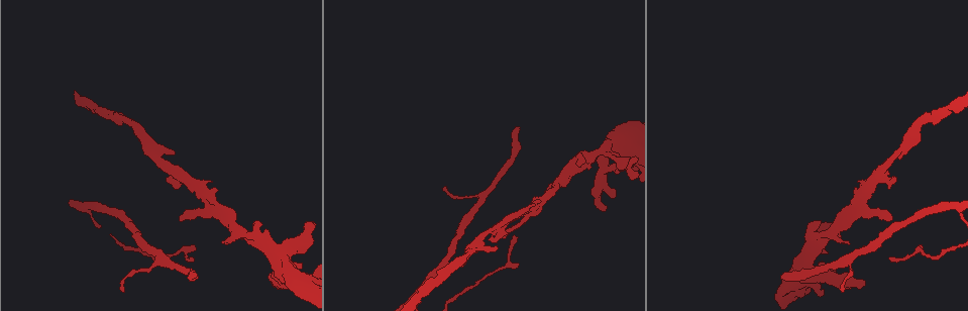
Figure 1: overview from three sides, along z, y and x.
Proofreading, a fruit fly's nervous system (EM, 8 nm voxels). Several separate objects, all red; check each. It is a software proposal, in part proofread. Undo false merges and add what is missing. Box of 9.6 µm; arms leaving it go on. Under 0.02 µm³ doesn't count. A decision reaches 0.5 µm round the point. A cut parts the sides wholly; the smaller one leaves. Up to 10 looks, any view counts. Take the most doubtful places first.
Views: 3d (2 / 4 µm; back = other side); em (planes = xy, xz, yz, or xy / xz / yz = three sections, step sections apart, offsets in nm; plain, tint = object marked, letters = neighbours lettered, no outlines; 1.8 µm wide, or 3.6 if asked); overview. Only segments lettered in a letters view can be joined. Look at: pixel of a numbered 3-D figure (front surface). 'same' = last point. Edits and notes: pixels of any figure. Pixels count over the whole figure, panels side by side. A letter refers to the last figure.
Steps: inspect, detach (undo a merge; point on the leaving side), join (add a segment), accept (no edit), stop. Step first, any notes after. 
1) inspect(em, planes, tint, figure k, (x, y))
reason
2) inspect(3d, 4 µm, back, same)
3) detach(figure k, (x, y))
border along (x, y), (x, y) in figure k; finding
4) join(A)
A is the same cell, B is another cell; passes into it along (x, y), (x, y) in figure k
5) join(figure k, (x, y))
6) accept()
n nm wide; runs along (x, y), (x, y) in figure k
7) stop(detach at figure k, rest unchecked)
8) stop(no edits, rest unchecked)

inspect(em, xy, step 16, tint, figure 1, (518, 127))
an open end

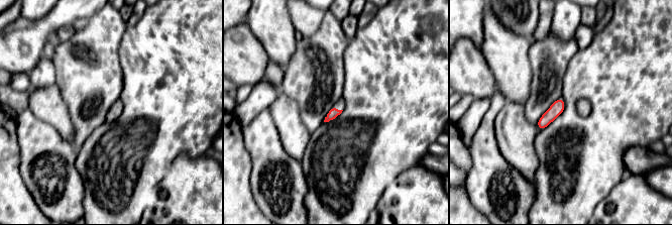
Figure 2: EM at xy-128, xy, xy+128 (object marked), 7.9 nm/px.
inspect(em, planes, letters, same)

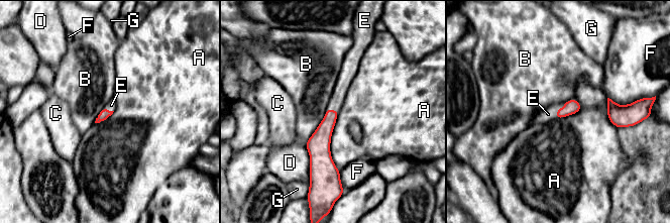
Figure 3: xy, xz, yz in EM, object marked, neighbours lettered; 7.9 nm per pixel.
join(E)
E is the same cell, A, B, C, D, F and G are other cells; passes into it along (572, 106), (557, 110), (548, 114) in figure 3; it goes on there

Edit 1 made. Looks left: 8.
inspect(em, xy, step 16, letters, figure 1, (893, 181))
free end

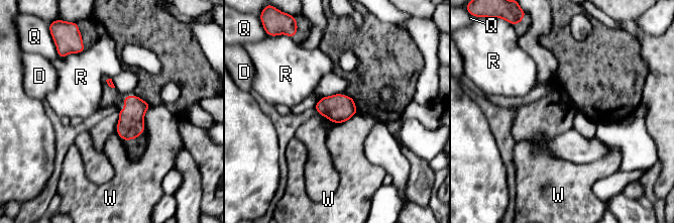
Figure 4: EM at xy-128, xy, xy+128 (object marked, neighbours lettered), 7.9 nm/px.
accept()
W touches over 220 nm; D, Q, R and W are other cells; border along (356, 112), (343, 122), (332, 123) in figure 4; none of them fits

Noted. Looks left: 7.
inspect(overview)
see it whole again

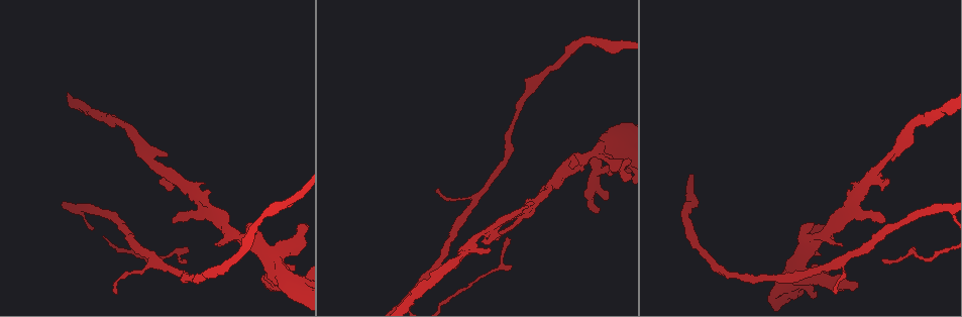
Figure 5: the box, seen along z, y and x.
inspect(em, xz, step 16, tint, figure 5, (793, 268))
two arms at a narrow angle

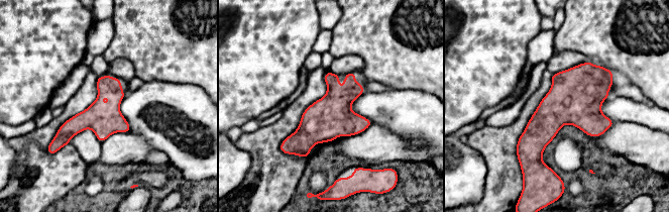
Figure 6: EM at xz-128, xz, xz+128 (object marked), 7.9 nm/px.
inspect(em, planes, tint, same)
another direction

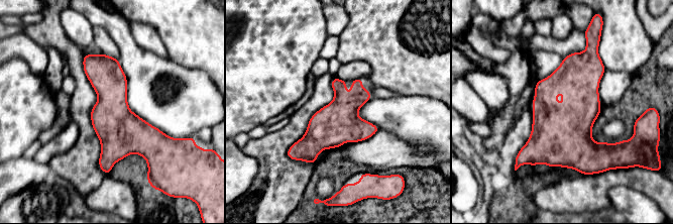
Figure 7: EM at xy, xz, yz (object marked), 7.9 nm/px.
inspect(em, planes, letters, same)
see the neighbours

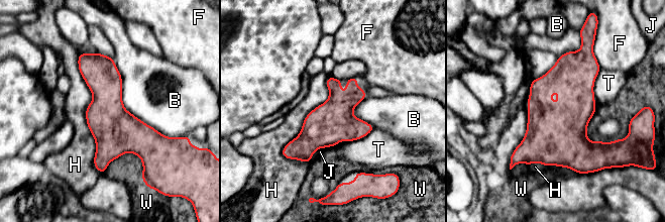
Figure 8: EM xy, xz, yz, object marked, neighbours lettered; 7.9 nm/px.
accept()
B, F, H, J, T and W are other cells; border along (78, 53), (102, 174) in figure 8; one cell here

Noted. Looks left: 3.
stop(join at figure 3, rest unchecked)

